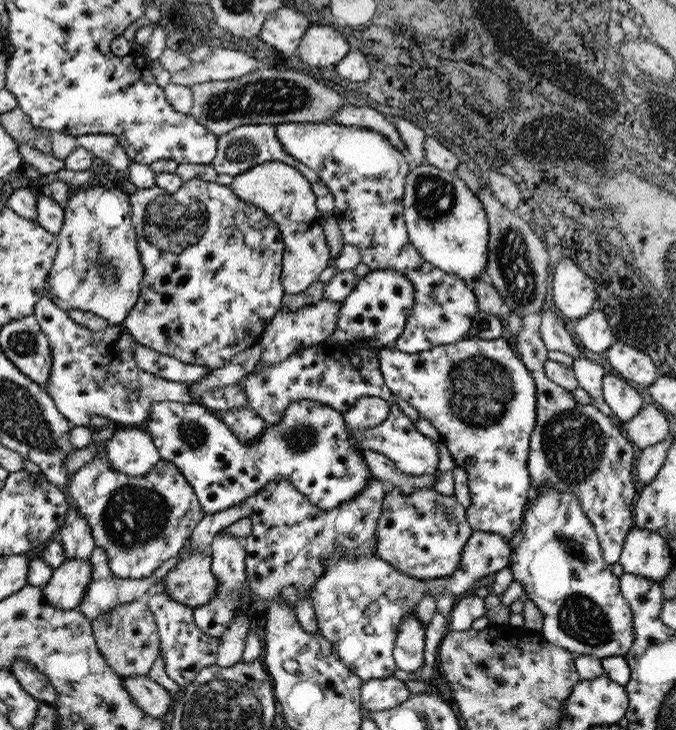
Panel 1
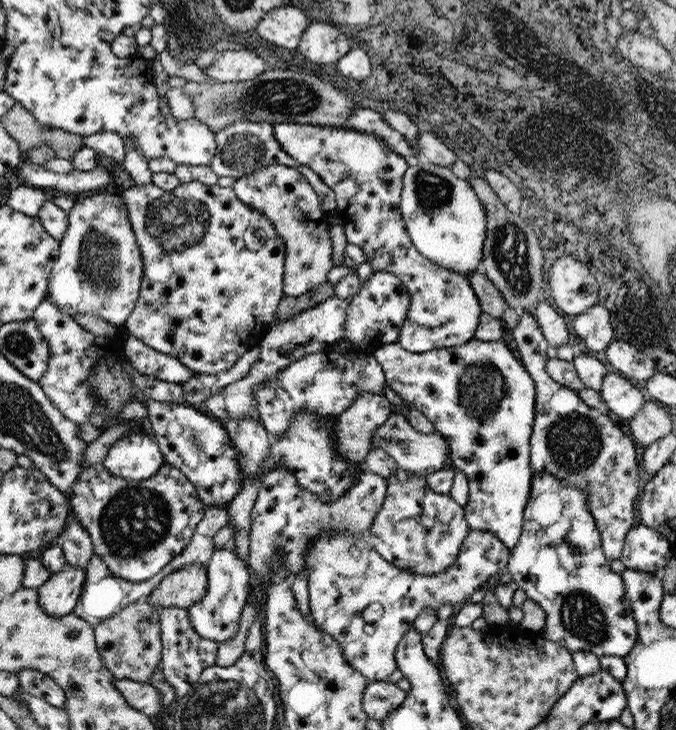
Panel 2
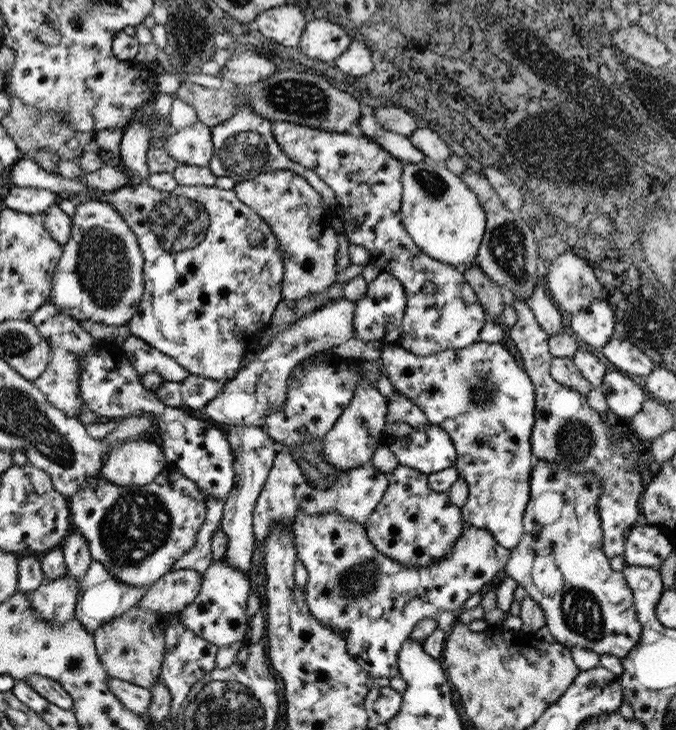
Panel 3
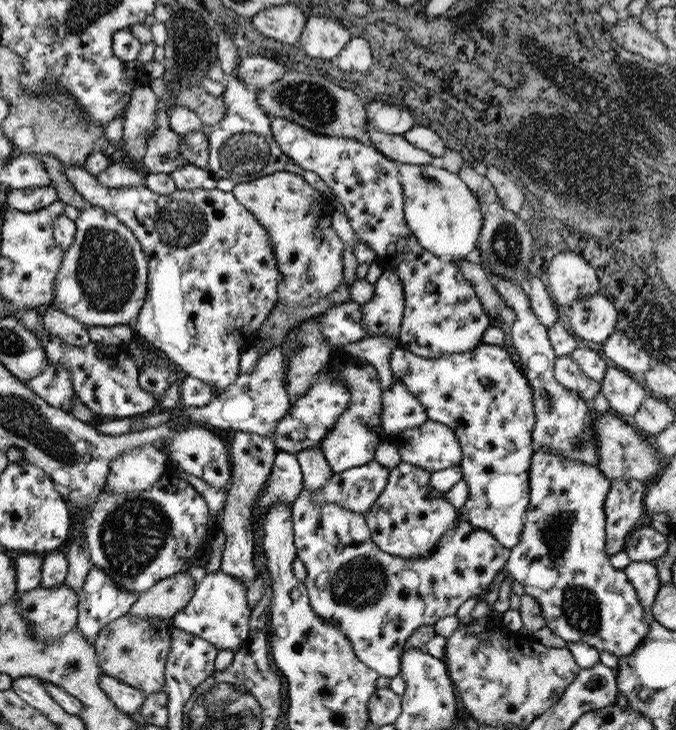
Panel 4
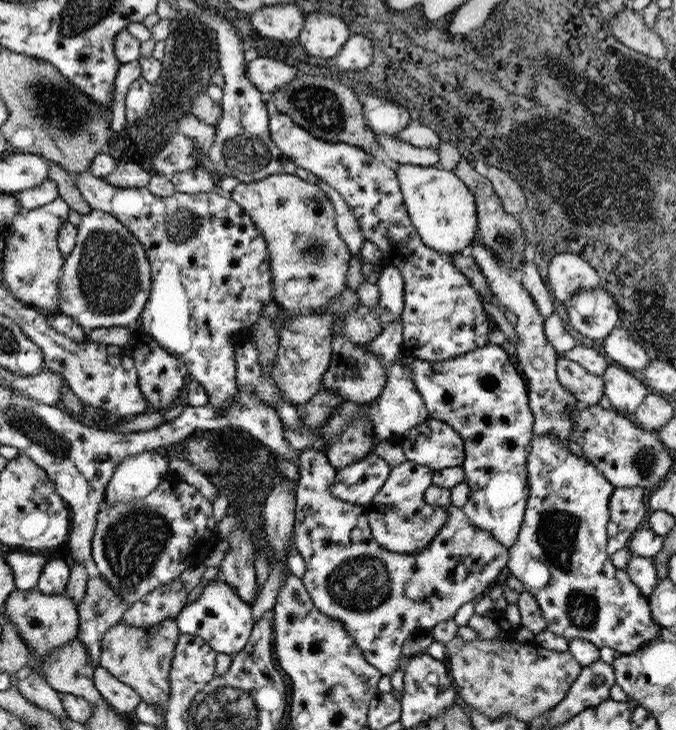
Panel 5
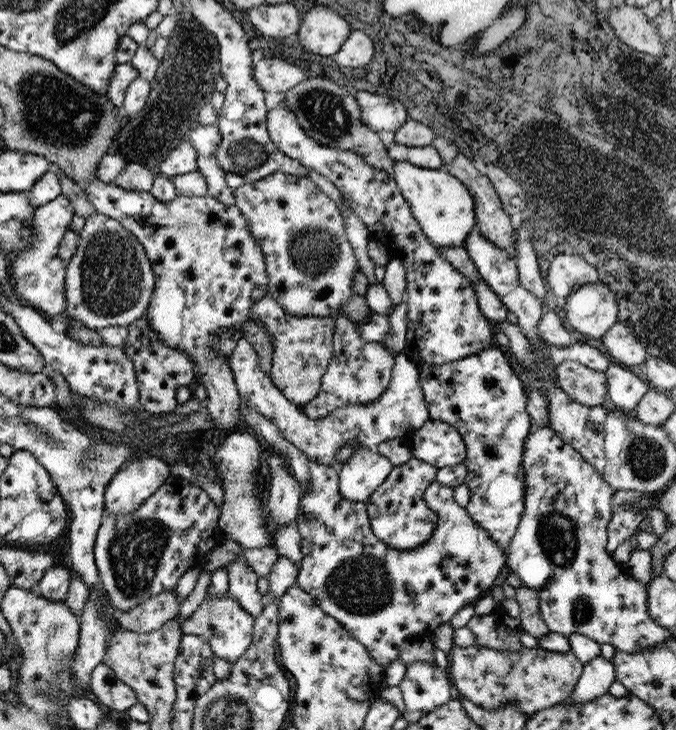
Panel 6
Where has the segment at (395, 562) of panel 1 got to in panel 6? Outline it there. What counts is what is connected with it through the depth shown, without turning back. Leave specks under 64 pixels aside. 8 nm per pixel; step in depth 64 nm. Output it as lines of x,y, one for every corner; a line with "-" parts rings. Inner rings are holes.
411,458
405,464
395,466
391,474
385,478
385,482
365,502
373,534
381,542
385,542
389,548
399,552
415,550
415,548
421,548
421,544
427,538
431,538
435,522
437,522
437,514
431,508
427,508
423,494
429,488
429,484
435,480
435,474
437,474
435,466
423,460

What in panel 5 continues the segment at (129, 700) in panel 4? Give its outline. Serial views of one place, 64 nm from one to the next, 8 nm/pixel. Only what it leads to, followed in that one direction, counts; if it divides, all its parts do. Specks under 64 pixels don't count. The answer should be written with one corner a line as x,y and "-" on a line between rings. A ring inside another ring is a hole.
95,664
95,688
99,690
99,694
103,696
103,700
115,708
117,712
123,714
131,714
139,704
141,704
141,696
127,684
123,684
121,680
109,676
109,672
105,672
101,666

